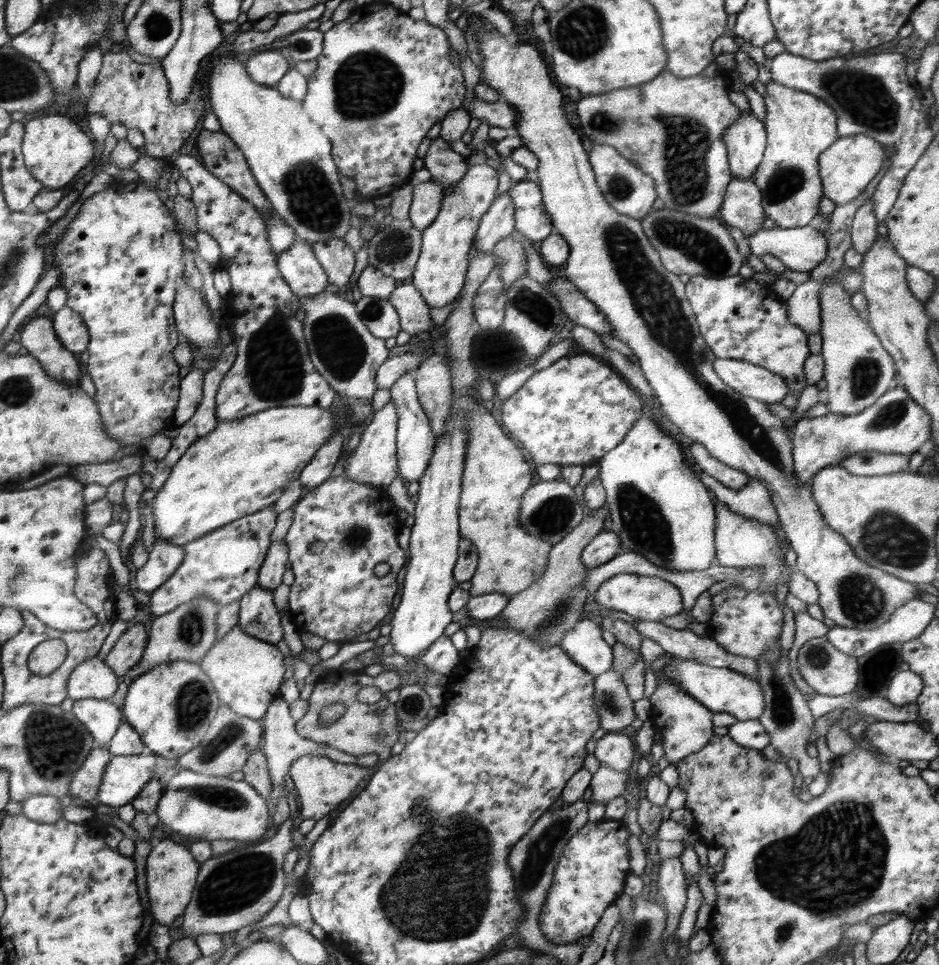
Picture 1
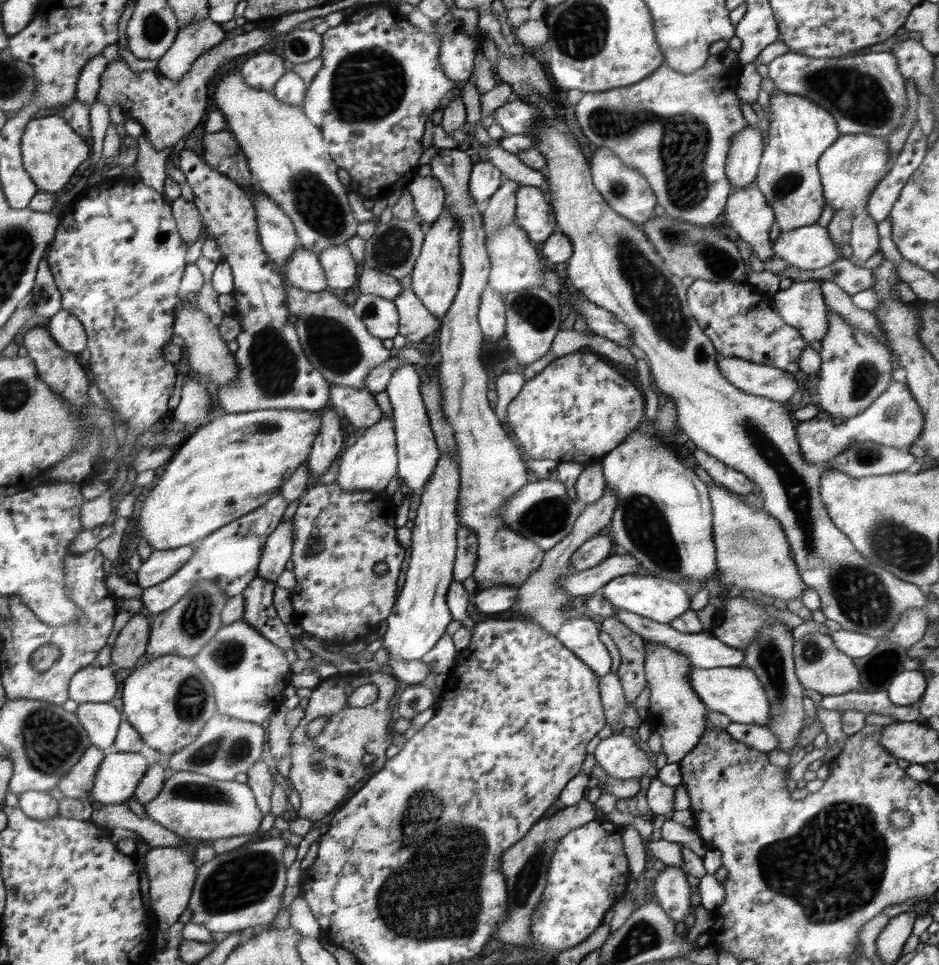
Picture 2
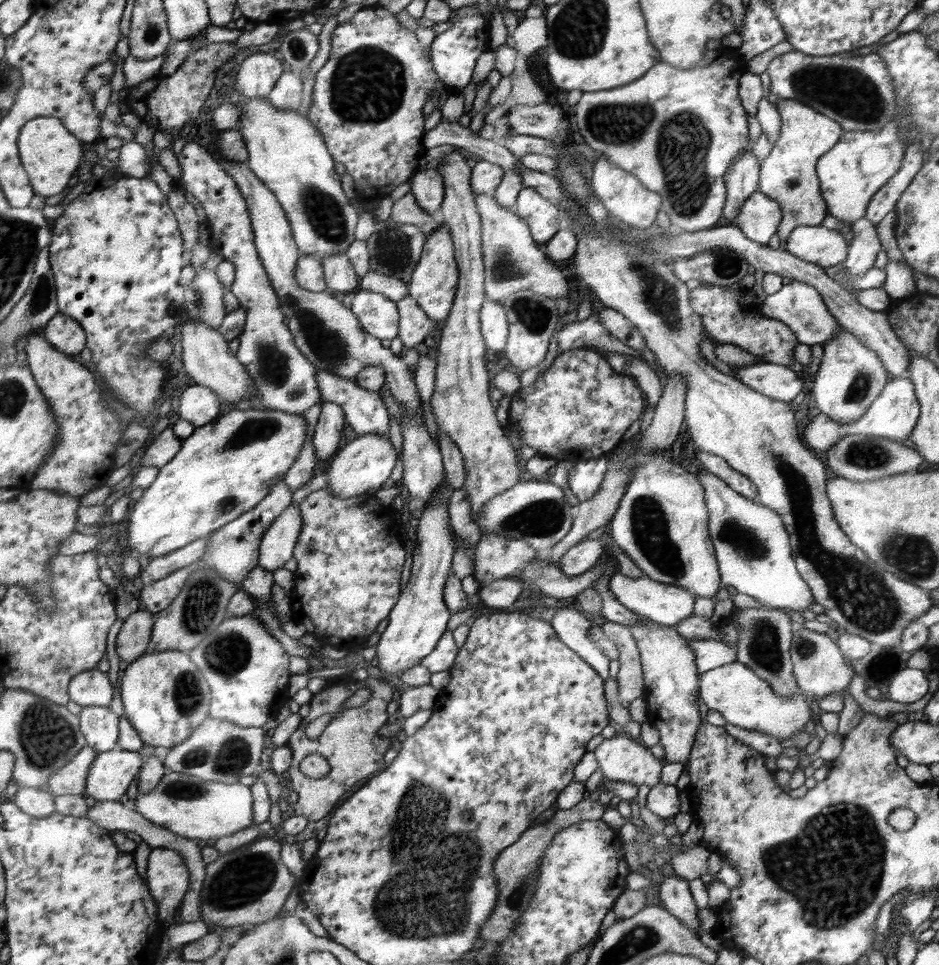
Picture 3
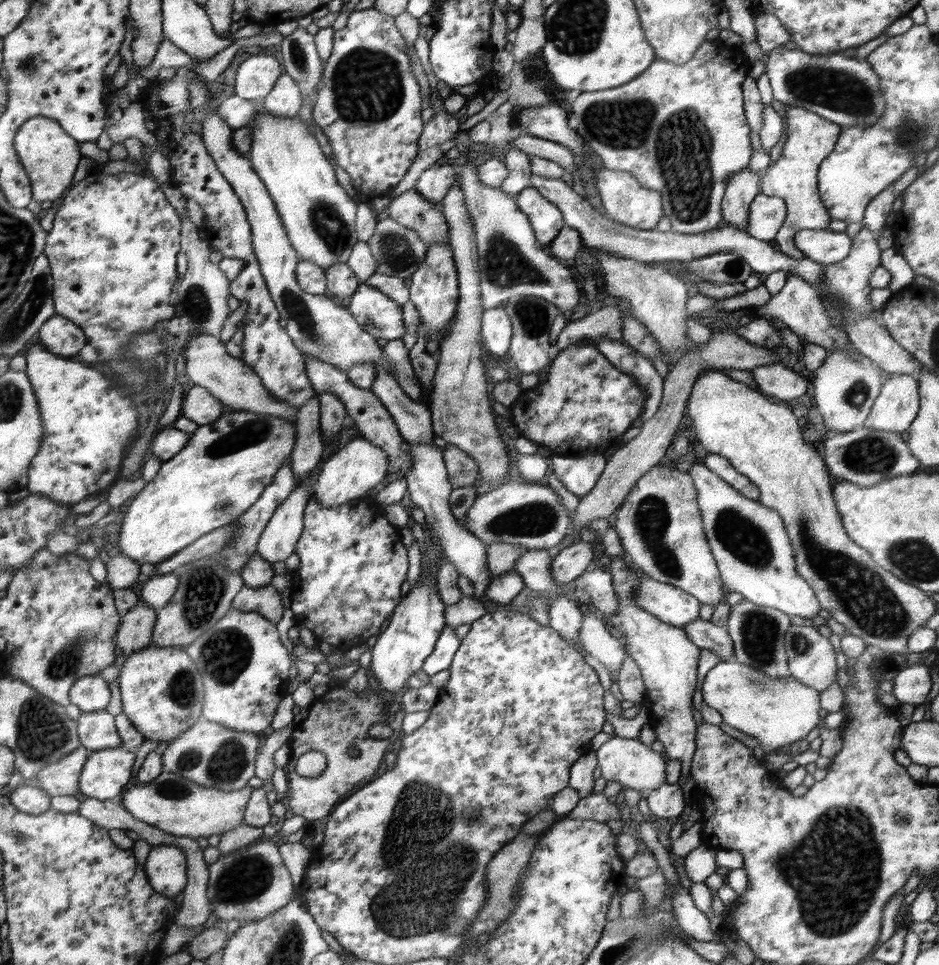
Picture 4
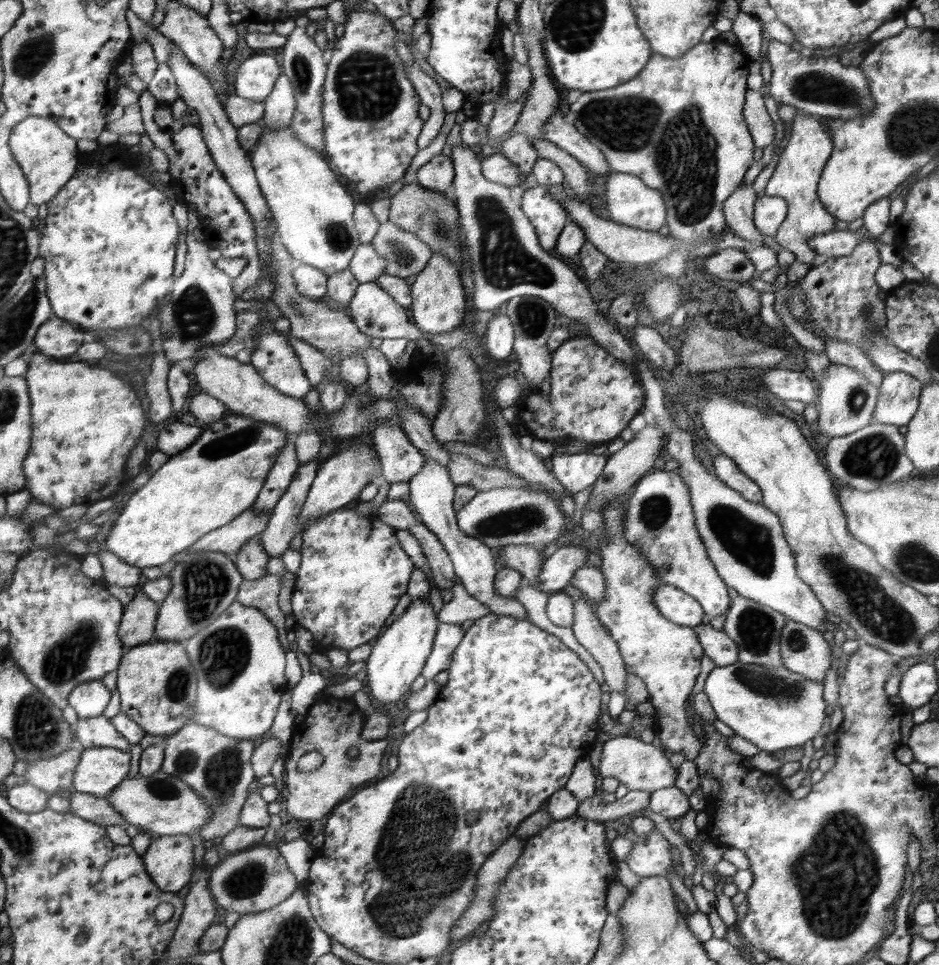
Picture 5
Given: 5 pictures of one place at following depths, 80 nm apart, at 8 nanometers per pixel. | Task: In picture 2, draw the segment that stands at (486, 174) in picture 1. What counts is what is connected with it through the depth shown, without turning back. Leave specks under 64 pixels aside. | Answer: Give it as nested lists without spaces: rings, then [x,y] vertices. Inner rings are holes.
[[[484,161],[473,165],[469,178],[469,195],[476,204],[484,206],[499,188],[500,169],[496,165]],[[444,210],[426,232],[421,252],[410,274],[412,292],[427,308],[426,310],[439,320],[446,316],[460,291],[462,232],[463,228],[457,218],[450,211]]]

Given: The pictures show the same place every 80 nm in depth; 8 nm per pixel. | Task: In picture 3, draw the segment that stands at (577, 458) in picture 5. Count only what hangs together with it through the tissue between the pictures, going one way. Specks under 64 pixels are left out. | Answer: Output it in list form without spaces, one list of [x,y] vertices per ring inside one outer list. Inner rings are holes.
[[[600,456],[596,460],[574,461],[574,464],[568,475],[571,494],[576,495],[579,501],[588,500],[598,492],[609,461]]]

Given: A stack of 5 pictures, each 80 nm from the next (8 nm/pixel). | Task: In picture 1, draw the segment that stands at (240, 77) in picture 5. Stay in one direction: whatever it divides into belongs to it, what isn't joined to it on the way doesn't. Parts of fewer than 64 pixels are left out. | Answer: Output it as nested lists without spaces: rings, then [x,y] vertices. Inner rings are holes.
[[[261,49],[259,54],[252,56],[245,63],[255,83],[275,87],[286,74],[288,62],[279,50]]]

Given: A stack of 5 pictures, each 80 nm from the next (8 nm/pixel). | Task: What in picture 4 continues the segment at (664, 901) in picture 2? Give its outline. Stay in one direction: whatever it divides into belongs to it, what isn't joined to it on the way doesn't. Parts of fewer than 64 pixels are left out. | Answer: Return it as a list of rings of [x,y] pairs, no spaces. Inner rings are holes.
[[[676,887],[672,895],[672,910],[675,914],[675,922],[682,931],[694,937],[698,941],[721,942],[721,935],[716,935],[710,928],[710,921],[705,912],[698,910],[694,904],[692,895],[684,887]]]

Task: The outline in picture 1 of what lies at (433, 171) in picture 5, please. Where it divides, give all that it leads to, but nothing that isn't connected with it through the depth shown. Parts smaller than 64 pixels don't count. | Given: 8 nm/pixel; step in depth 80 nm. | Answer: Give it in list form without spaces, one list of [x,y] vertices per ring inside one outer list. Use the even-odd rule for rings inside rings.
[[[427,181],[413,187],[413,202],[408,218],[416,230],[428,228],[439,213],[444,186]]]

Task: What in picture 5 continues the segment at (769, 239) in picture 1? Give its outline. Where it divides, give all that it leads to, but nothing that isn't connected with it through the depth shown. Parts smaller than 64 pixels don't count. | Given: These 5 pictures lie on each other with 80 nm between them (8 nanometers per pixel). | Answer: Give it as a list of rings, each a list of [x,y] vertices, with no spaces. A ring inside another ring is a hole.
[[[849,229],[834,230],[823,235],[813,236],[809,240],[809,246],[820,256],[838,258],[847,256],[858,248],[858,235]]]

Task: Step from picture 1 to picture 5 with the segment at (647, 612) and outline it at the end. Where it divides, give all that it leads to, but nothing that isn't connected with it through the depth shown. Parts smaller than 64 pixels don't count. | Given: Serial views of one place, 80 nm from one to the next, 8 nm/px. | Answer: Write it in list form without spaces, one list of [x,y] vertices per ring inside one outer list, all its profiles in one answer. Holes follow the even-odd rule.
[[[663,582],[655,588],[653,603],[662,616],[678,625],[692,628],[704,618],[705,612],[693,596]]]

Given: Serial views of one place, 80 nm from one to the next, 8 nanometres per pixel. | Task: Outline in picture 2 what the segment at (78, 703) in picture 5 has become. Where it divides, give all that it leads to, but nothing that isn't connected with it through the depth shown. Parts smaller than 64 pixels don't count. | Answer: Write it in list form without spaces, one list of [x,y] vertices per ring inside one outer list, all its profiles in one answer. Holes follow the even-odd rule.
[[[110,666],[81,668],[69,683],[69,698],[77,703],[109,702],[116,694],[116,680]]]

